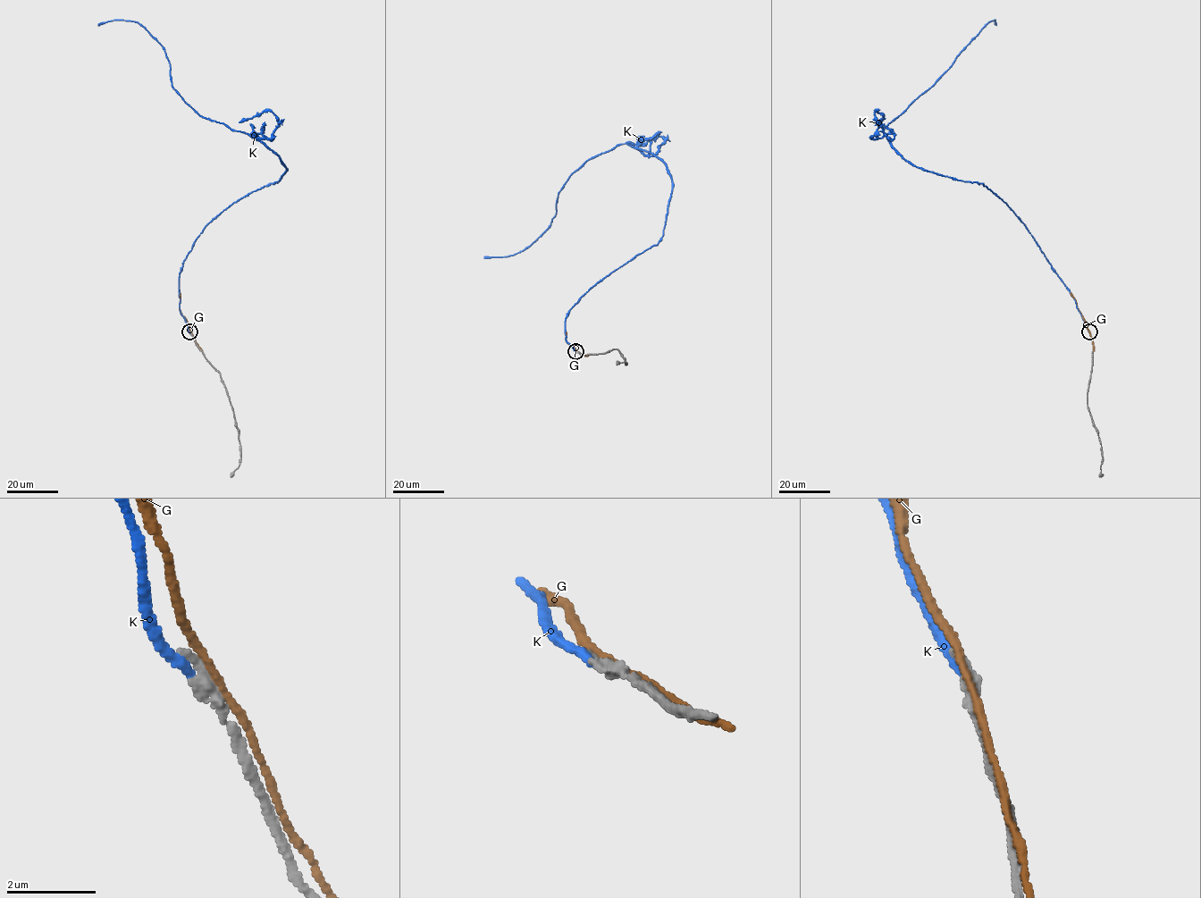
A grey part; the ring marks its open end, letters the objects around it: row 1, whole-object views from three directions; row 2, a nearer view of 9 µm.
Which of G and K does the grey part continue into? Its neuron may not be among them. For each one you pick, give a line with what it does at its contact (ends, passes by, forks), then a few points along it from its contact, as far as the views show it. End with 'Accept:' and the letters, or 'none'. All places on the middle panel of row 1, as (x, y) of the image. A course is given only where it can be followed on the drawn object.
Accept: none

